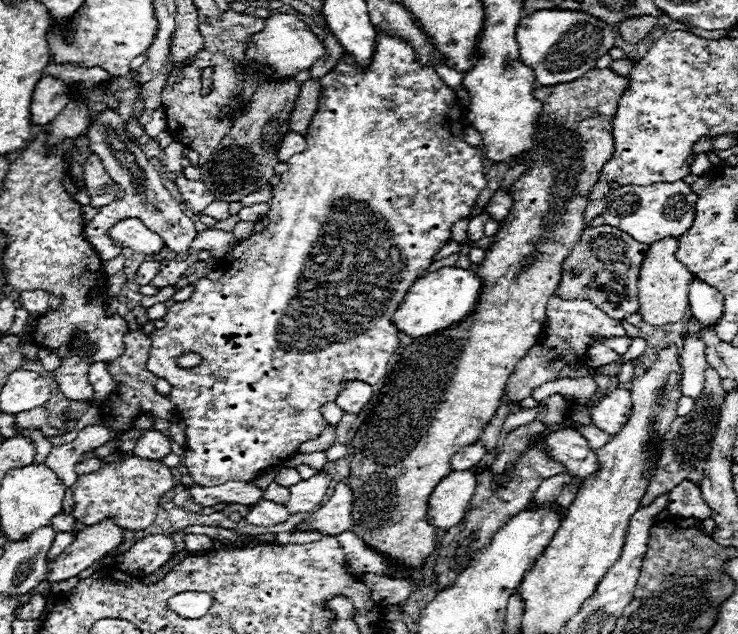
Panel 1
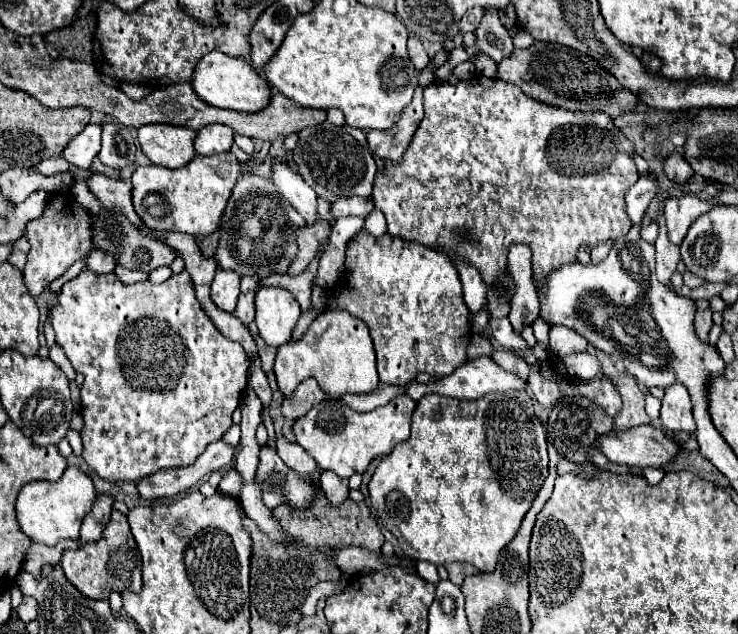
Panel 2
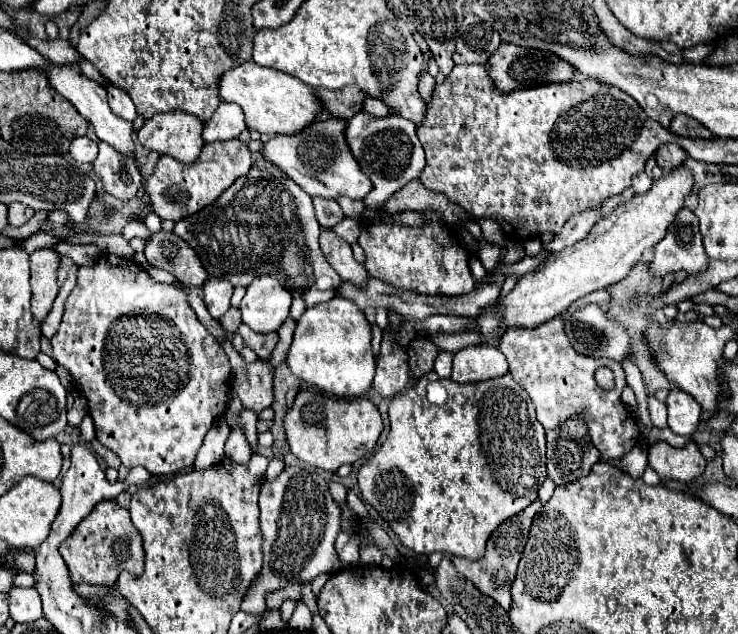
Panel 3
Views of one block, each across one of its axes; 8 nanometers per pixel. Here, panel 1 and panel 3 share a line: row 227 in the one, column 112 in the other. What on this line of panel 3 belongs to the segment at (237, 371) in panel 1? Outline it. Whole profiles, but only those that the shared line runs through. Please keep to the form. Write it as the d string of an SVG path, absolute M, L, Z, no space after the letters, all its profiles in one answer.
M104 254L104 256L98 258L98 262L94 266L78 268L76 286L72 288L70 296L66 298L60 328L52 336L50 344L52 344L52 358L58 364L62 364L64 368L68 368L74 384L82 390L84 398L88 400L88 410L90 410L90 416L92 416L94 428L96 428L96 440L102 446L106 446L108 450L112 450L126 468L142 466L152 474L178 474L178 472L184 472L184 470L192 468L192 464L198 456L198 450L204 444L206 434L210 432L210 428L214 428L216 420L222 414L226 414L226 410L228 410L228 402L230 402L230 362L228 362L228 356L224 354L222 346L206 330L206 326L198 320L196 312L186 302L186 294L182 290L178 290L174 286L168 286L168 284L154 282L148 276L148 272L142 270L132 260L110 262L110 258Z

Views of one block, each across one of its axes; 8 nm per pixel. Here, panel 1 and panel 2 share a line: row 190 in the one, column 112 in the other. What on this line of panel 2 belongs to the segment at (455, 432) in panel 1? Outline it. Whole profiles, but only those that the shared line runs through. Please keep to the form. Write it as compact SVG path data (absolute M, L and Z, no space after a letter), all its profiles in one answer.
M118 510L112 512L110 522L106 524L102 538L98 542L90 542L78 550L64 550L60 566L64 568L66 578L88 598L108 600L110 592L140 592L142 588L142 560L136 548L134 536L130 532L128 520Z

